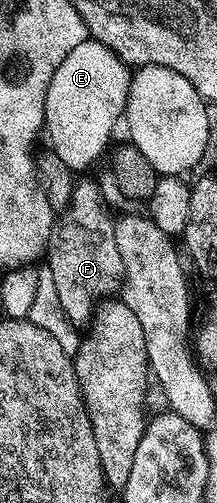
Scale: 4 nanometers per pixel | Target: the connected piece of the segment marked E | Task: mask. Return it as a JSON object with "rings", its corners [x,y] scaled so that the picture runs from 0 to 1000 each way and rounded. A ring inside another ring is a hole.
{"rings":[[[406,74],[263,129],[207,193],[198,260],[235,266],[230,298],[300,320],[327,338],[378,344],[475,308],[512,284],[530,243],[567,229],[594,135],[484,89]]]}

